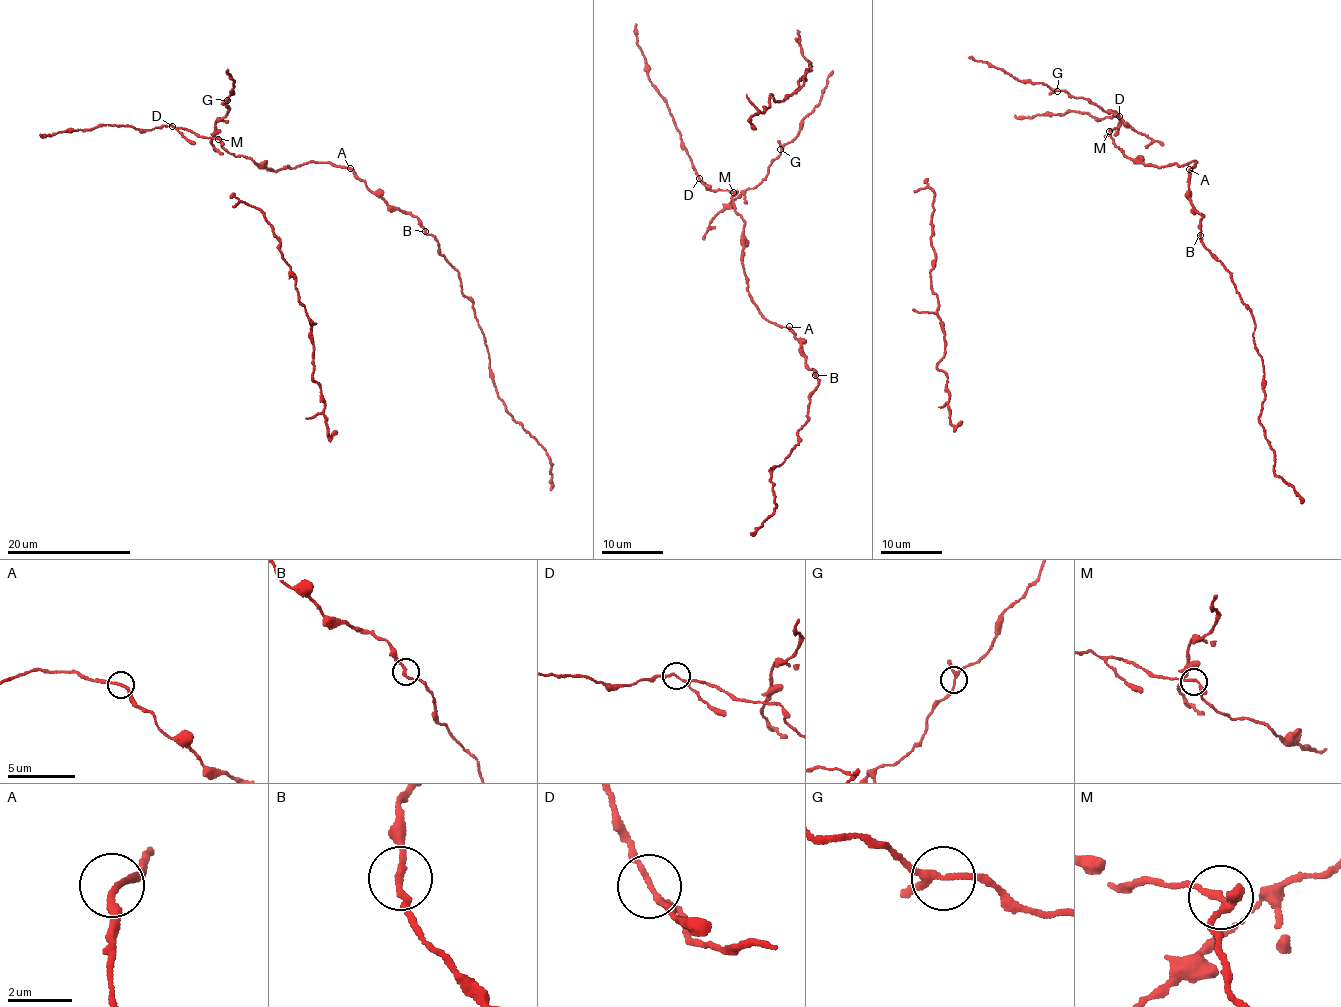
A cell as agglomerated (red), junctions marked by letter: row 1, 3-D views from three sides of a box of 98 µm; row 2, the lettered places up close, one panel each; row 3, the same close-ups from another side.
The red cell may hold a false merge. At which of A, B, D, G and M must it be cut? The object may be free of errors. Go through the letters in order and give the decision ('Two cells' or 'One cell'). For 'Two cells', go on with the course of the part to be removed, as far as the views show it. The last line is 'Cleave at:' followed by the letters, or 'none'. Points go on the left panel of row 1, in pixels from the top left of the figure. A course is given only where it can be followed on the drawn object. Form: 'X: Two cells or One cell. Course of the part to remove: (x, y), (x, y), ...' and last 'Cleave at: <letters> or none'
A: One cell
B: One cell
D: One cell
G: One cell
M: One cell
Cleave at: none

